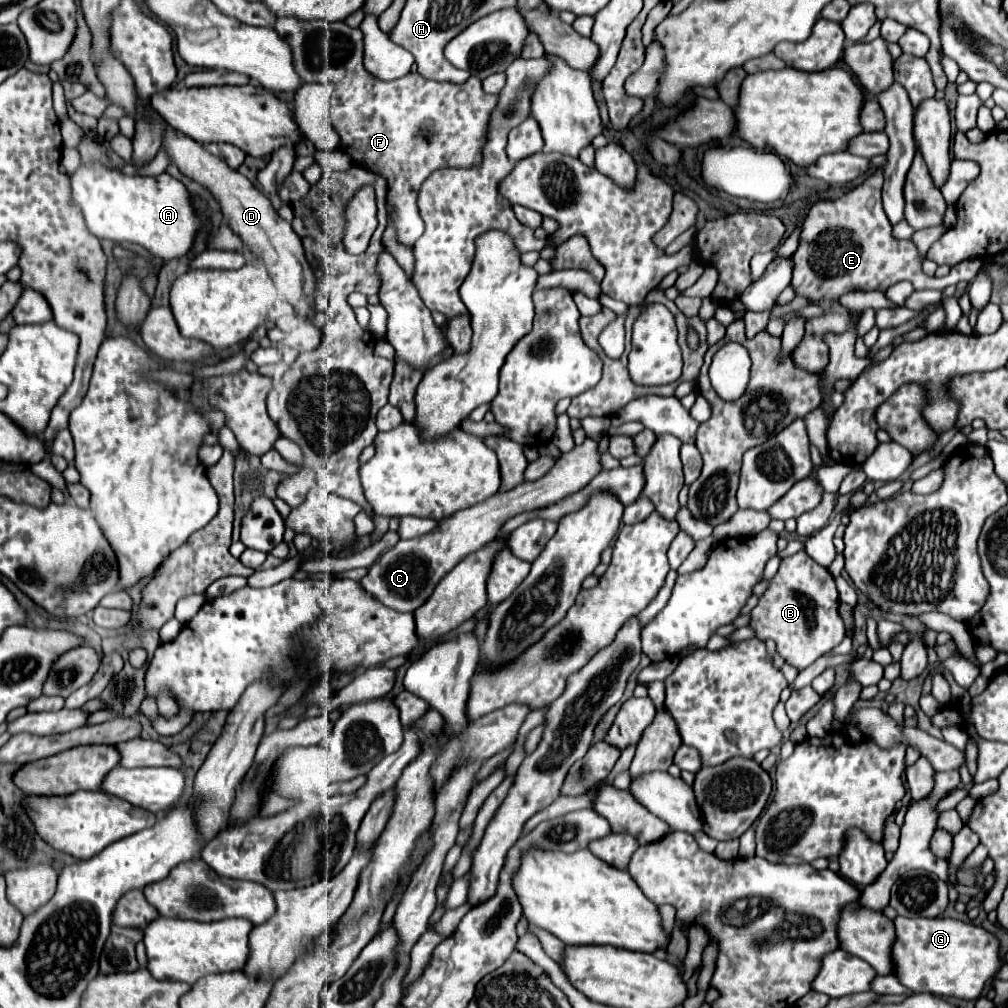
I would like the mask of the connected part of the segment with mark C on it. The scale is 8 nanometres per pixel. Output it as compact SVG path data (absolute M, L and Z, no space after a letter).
M585 438L581 446L575 446L569 454L563 454L543 478L535 482L523 482L511 492L495 494L483 500L483 504L475 504L463 512L455 512L455 516L441 520L439 528L435 532L429 532L427 536L399 540L391 550L381 554L381 558L369 568L367 576L361 580L361 586L367 592L371 592L375 598L379 598L385 606L399 612L413 612L427 602L427 598L433 594L439 580L447 572L451 572L467 554L483 548L487 542L497 538L499 528L505 520L521 512L543 508L547 504L561 500L563 496L577 492L599 470L601 470L601 464L599 464L597 442L591 438Z

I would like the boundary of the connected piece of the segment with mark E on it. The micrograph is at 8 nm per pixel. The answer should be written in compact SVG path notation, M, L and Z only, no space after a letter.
M875 172L861 186L851 190L847 196L833 202L817 202L801 228L799 246L793 260L791 288L795 296L807 298L811 304L823 308L823 314L805 322L805 334L795 346L791 358L797 368L807 368L807 372L821 372L829 364L829 346L825 344L825 334L843 334L861 316L861 310L851 310L839 302L843 294L881 290L901 280L909 280L915 290L943 290L959 282L969 282L971 278L929 278L921 272L921 260L917 248L911 240L895 240L891 236L891 224L881 206L881 186L883 174Z

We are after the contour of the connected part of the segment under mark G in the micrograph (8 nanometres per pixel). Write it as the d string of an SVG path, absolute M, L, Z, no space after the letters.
M903 918L895 920L897 940L893 946L895 976L913 992L977 1000L987 980L995 978L1005 964L999 938L973 922L955 918Z

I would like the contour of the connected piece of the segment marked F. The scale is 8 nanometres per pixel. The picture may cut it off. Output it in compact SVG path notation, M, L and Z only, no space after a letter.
M277 20L275 30L283 40L287 40L287 44L291 44L295 68L305 82L335 84L335 92L329 102L329 122L341 138L341 148L353 158L357 166L381 174L387 180L387 202L391 202L395 208L393 224L397 228L397 240L405 246L413 246L425 228L417 206L421 184L439 168L473 168L483 160L483 146L491 128L491 114L497 108L499 98L487 94L481 86L481 80L475 76L471 76L471 80L465 84L431 82L419 74L407 74L391 82L377 80L363 68L361 30L349 28L345 22L327 24L323 20L315 20L303 24L299 20Z

